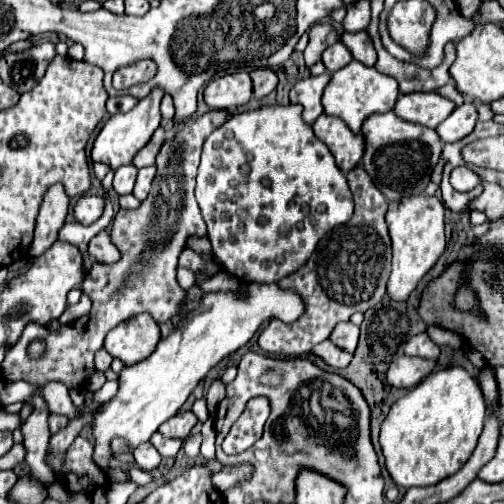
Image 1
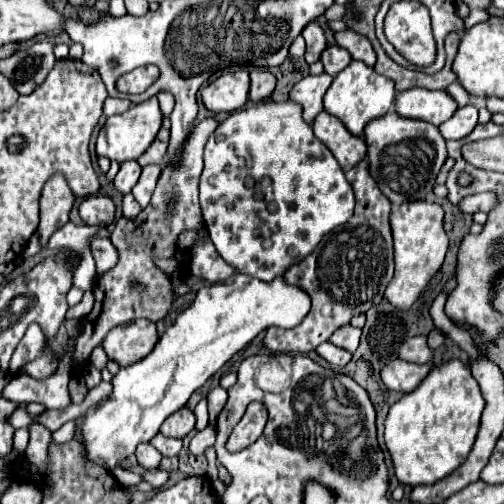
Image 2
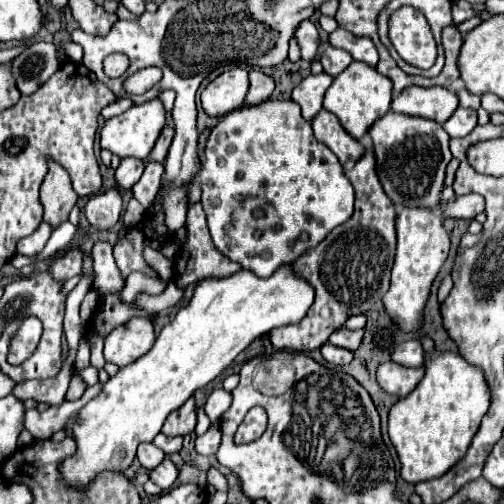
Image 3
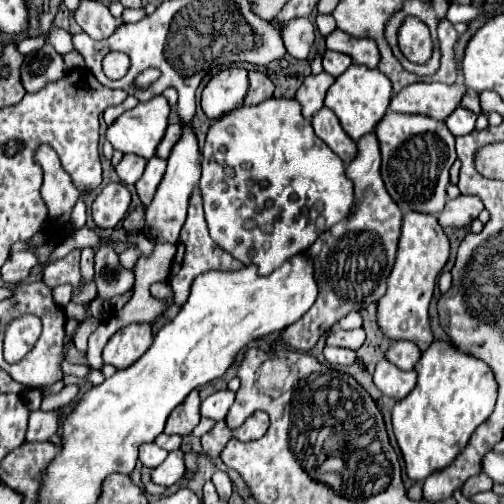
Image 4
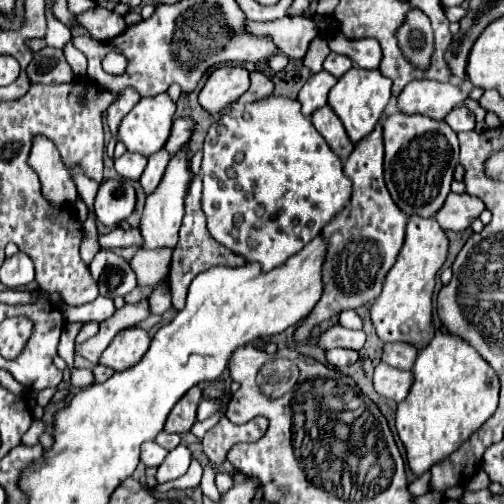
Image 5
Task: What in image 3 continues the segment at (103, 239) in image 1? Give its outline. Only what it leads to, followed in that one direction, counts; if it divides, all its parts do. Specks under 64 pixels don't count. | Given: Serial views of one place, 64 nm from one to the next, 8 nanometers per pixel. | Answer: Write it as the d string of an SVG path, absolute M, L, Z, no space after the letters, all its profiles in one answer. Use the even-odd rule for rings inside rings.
M96 242L94 250L92 250L92 258L94 258L94 272L96 272L94 290L100 296L122 292L126 278L120 274L118 266L114 262L112 246L108 242Z

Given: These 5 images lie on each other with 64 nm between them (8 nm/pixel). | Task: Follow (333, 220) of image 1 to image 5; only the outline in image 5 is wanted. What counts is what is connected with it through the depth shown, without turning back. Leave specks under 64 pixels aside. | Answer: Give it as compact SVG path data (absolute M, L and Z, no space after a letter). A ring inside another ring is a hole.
M268 96L258 102L234 106L210 126L204 140L202 184L202 210L208 218L212 238L244 256L246 262L262 264L264 272L284 264L292 254L314 240L328 220L344 208L352 192L340 158L316 132L310 118L300 112L300 102L282 96Z

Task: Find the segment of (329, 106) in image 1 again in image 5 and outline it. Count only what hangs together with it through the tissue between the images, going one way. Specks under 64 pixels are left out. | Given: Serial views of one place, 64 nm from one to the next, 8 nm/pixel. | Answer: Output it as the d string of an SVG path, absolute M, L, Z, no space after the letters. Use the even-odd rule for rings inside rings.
M354 66L330 90L328 104L342 120L352 144L358 144L364 136L368 136L374 130L376 122L380 120L380 116L390 100L390 88L392 88L392 80L382 76L378 70L364 70L364 68Z

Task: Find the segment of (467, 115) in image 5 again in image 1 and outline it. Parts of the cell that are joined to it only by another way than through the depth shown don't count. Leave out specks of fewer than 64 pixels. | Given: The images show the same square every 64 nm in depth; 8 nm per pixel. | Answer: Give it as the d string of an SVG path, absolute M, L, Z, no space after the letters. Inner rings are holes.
M464 102L462 106L458 106L438 128L438 136L442 138L442 142L456 142L462 140L464 136L468 136L474 130L474 124L478 120L476 114L476 106L470 102Z

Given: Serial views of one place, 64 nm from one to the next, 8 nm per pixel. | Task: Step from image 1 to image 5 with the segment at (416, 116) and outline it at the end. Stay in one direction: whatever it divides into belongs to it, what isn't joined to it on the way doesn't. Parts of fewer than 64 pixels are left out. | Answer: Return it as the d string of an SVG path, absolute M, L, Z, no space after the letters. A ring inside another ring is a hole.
M414 80L398 96L398 110L404 114L424 114L434 120L444 120L450 110L468 98L464 86L456 82Z

